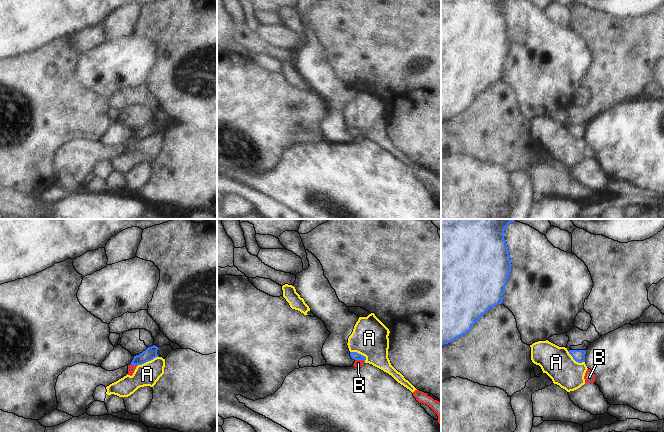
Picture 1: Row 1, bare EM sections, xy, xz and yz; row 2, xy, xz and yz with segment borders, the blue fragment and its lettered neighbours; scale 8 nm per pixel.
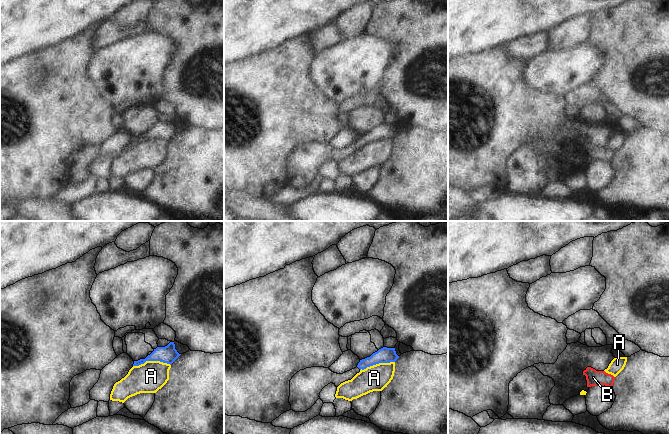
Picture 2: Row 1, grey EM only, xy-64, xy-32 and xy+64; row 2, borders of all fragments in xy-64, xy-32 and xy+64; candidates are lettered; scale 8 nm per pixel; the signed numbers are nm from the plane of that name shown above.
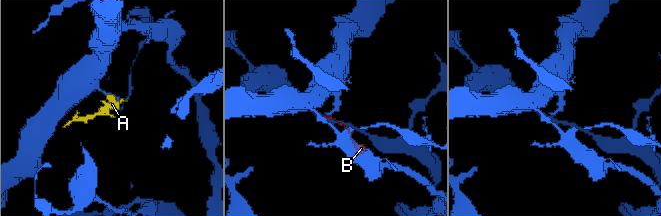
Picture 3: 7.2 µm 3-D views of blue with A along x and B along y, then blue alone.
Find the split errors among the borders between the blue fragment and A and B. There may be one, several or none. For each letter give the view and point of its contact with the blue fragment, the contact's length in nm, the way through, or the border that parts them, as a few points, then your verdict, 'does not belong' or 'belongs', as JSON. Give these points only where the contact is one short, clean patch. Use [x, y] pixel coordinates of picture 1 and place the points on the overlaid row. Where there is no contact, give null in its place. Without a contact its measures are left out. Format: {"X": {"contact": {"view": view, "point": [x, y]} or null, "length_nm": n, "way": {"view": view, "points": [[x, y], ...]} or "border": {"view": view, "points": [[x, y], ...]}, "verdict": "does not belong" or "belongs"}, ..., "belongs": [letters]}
{"A": {"contact": {"view": "xy", "point": [148, 360]}, "length_nm": 180, "verdict": "does not belong"}, "B": {"contact": {"view": "xz", "point": [360, 359]}, "length_nm": 80, "border": {"view": "xz", "points": [[355, 359], [361, 359], [364, 362]]}, "verdict": "does not belong"}, "belongs": []}

